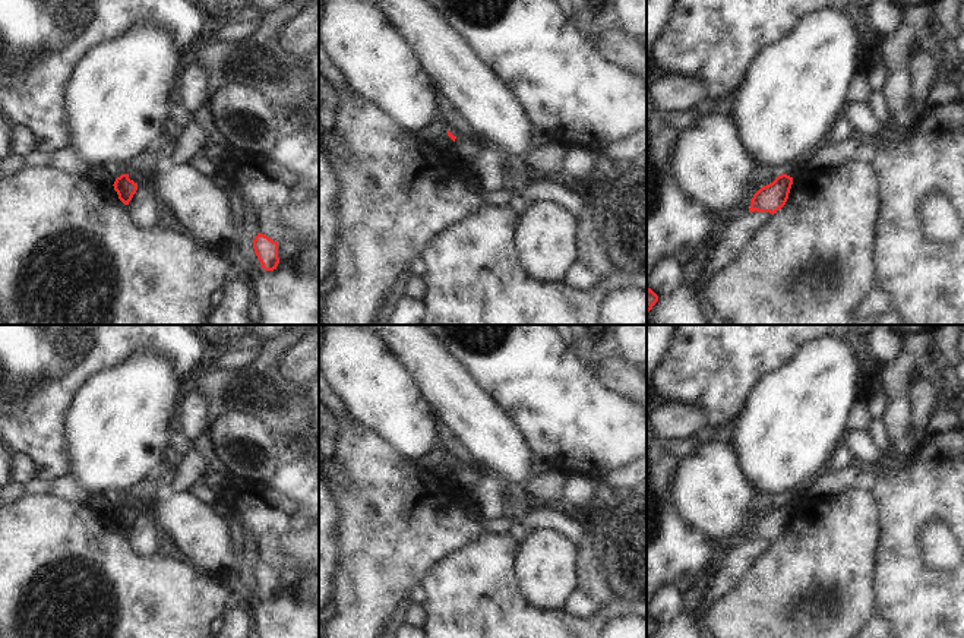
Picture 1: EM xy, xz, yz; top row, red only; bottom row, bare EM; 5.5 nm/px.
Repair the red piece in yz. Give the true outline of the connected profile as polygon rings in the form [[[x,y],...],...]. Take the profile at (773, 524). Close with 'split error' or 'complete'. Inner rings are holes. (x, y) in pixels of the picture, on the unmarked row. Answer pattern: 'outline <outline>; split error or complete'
outline [[[787,502],[778,503],[772,511],[761,515],[750,527],[749,540],[769,540],[775,541],[781,537],[787,527],[793,512],[793,505]]]; complete

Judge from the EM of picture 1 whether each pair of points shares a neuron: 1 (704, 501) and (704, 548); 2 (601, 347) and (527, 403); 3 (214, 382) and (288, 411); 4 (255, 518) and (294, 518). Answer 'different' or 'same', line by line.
1: different
2: different
3: same
4: same

